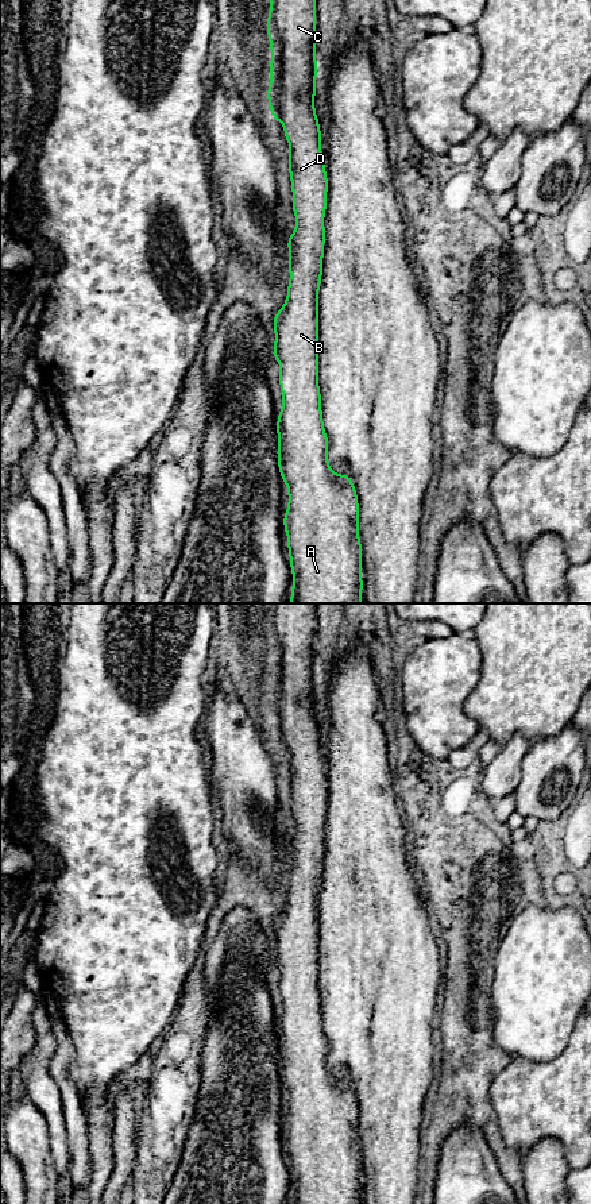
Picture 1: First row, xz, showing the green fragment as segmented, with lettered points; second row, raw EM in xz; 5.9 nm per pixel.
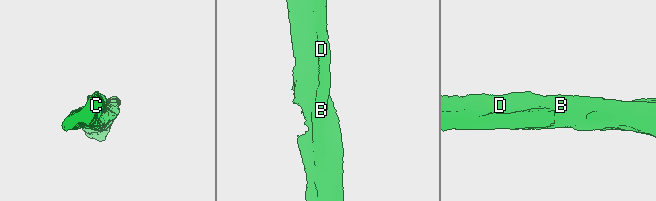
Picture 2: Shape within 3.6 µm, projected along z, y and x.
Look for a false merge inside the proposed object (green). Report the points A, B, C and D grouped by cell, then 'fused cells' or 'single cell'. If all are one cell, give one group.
A B C D; single cell

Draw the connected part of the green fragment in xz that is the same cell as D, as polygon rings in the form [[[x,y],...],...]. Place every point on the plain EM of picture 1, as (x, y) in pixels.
[[[270,603],[266,626],[273,659],[267,709],[274,726],[283,729],[283,740],[290,750],[286,764],[296,819],[296,834],[286,849],[290,860],[287,902],[271,923],[275,938],[273,961],[281,972],[282,1014],[277,1022],[278,1074],[289,1095],[283,1134],[287,1139],[293,1177],[290,1204],[362,1204],[364,1188],[358,1099],[351,1081],[335,1078],[328,1068],[329,1043],[324,1034],[318,991],[318,895],[325,850],[328,780],[314,713],[316,603]]]

